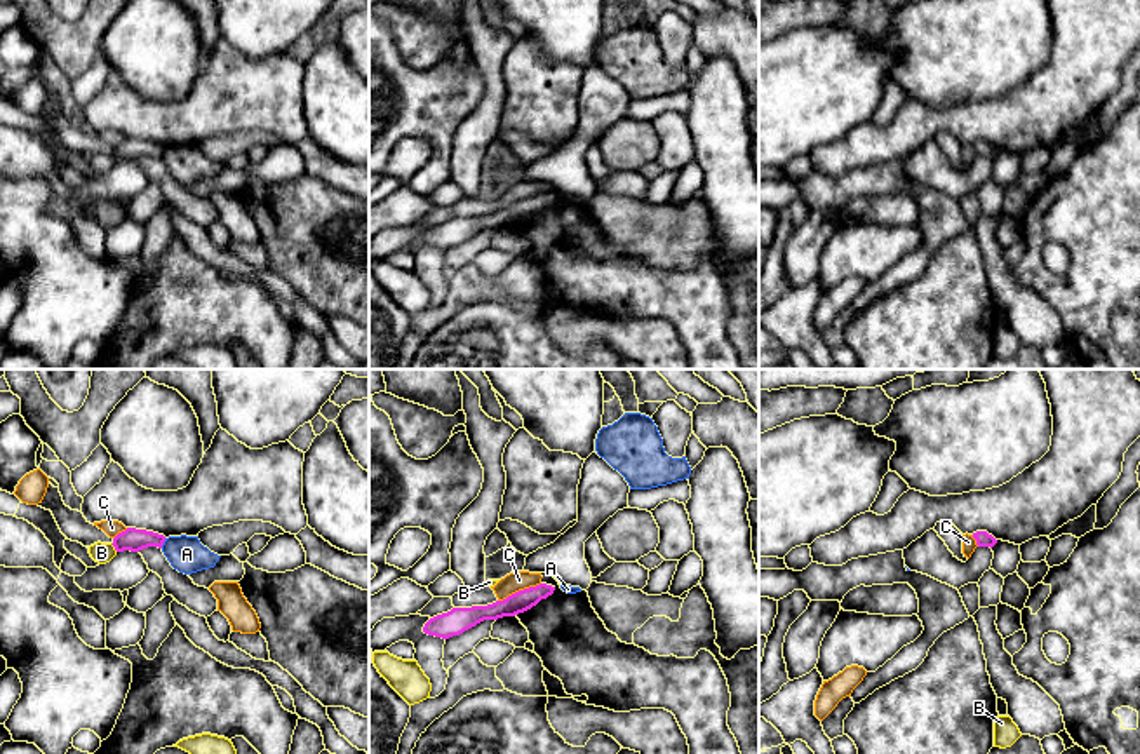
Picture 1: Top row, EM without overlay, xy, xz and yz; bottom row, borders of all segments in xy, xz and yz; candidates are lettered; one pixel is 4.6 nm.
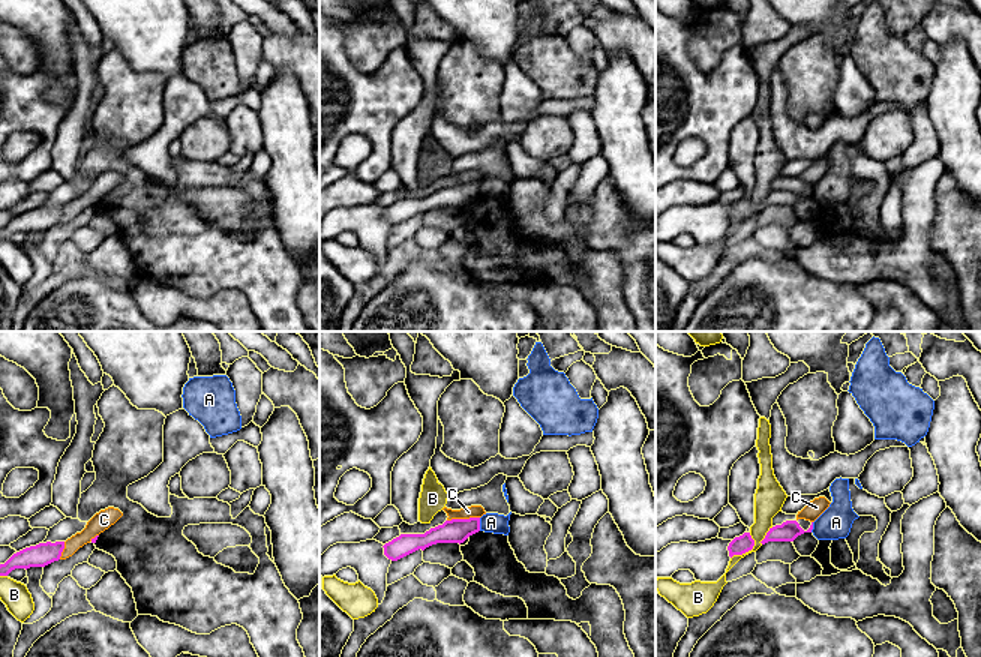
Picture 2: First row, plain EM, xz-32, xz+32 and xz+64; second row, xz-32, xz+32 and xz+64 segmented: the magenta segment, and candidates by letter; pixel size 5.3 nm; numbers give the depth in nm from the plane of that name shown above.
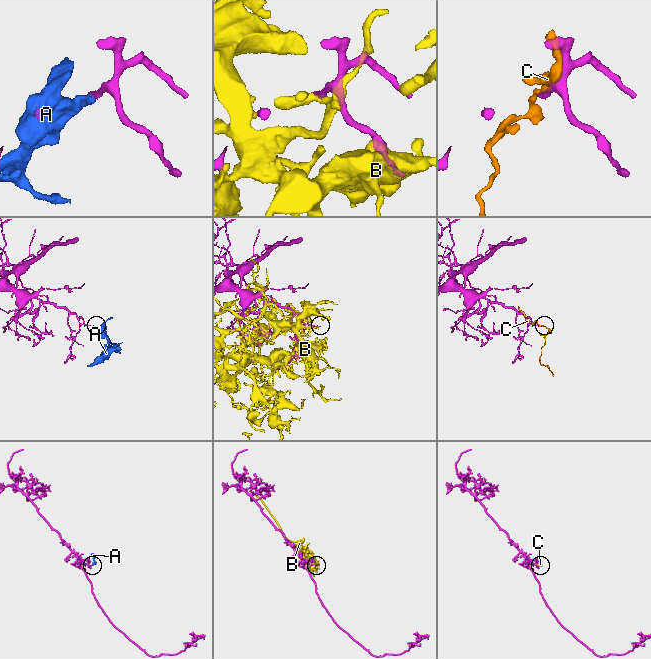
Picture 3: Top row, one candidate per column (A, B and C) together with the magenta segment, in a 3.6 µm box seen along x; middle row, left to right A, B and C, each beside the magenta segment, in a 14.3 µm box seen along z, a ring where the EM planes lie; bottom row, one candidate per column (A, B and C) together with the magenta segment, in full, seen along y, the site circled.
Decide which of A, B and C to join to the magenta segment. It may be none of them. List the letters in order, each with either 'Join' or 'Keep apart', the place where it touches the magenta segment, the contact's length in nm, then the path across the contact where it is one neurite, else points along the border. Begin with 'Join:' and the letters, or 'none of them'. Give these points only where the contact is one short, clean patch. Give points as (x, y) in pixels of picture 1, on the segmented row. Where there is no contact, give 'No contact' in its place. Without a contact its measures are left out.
Join: none of them
A: Keep apart. Touches magenta at xy (162, 544). Shared border 50 nm. Boundary: xy (166, 538), (160, 547)
B: Keep apart. Touches magenta at xy (114, 545). Shared border 50 nm
C: Keep apart. Touches magenta at xz (519, 591). Shared border 220 nm

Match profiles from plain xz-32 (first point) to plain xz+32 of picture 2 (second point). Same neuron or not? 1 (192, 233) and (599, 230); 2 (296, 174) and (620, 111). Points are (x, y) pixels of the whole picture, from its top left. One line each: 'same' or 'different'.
1: different
2: same

